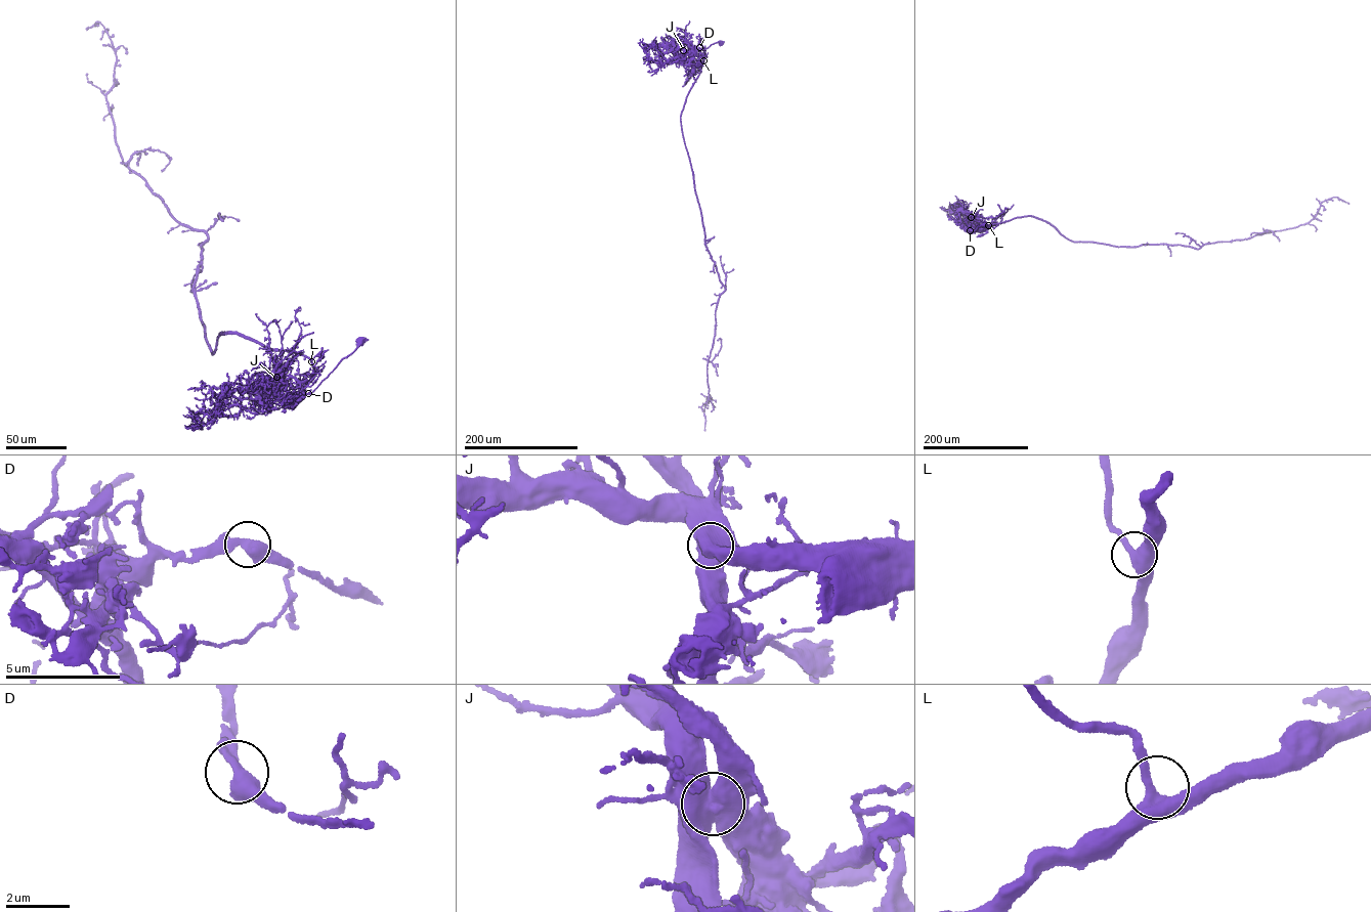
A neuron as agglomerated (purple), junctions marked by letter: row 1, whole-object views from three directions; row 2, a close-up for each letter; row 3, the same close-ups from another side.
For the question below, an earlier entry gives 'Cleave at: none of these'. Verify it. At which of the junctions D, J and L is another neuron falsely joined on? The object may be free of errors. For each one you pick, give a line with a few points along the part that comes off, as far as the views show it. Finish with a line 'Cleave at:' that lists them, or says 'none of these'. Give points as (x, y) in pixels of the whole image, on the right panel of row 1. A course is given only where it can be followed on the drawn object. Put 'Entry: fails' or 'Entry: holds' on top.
Entry: fails
J: course (971, 217), (973, 222), (960, 212), (962, 209), (965, 219), (950, 208), (944, 210), (939, 207)
Cleave at: J

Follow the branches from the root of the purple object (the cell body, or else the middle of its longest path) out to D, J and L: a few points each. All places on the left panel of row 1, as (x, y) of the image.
D: (360, 341), (354, 350), (308, 393)
J: (360, 341), (354, 350), (343, 358), (310, 393), (304, 392), (291, 376), (280, 381), (276, 378)
L: (360, 341), (316, 388), (306, 393), (300, 383), (313, 378), (311, 361)

